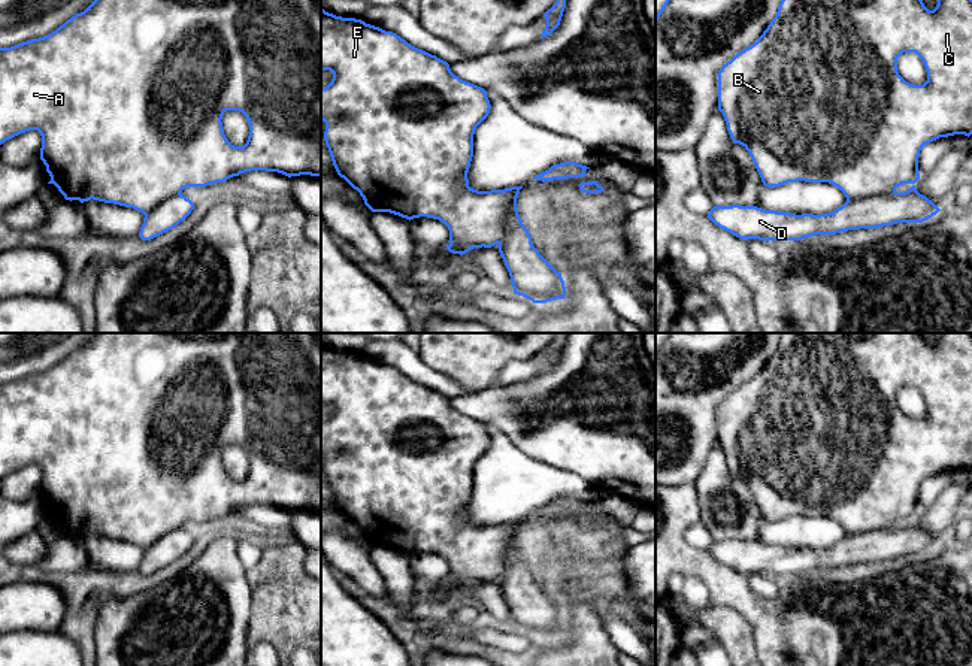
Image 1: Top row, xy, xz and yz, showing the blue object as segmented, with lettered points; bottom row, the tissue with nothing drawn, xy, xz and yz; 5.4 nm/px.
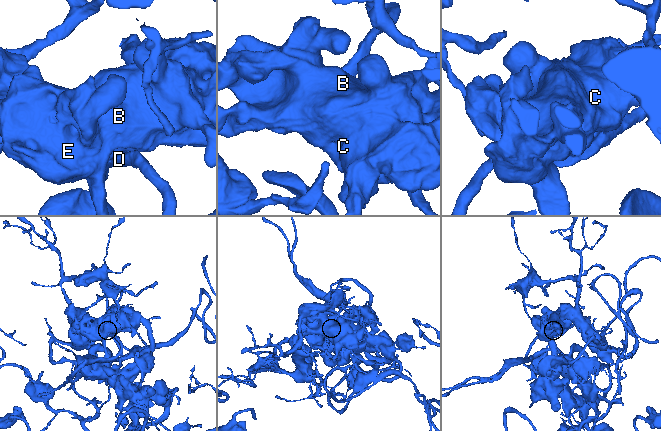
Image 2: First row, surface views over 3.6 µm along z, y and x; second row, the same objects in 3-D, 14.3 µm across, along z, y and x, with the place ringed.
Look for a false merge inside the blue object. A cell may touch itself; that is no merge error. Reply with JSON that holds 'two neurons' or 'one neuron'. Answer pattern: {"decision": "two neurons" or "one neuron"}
{"decision": "two neurons"}

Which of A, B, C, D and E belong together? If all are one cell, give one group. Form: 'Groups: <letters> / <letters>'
Groups: A B C E / D

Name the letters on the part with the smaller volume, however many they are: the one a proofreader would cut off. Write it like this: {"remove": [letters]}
{"remove": ["D"]}

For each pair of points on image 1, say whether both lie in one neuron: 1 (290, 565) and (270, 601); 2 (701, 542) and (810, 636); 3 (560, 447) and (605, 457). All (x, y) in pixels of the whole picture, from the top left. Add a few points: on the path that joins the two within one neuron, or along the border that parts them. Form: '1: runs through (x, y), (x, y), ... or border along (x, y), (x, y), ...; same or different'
1: runs through (281, 574), (279, 592); same
2: border along (693, 523), (686, 533), (686, 539), (706, 551); different
3: runs through (571, 447), (594, 447); same

